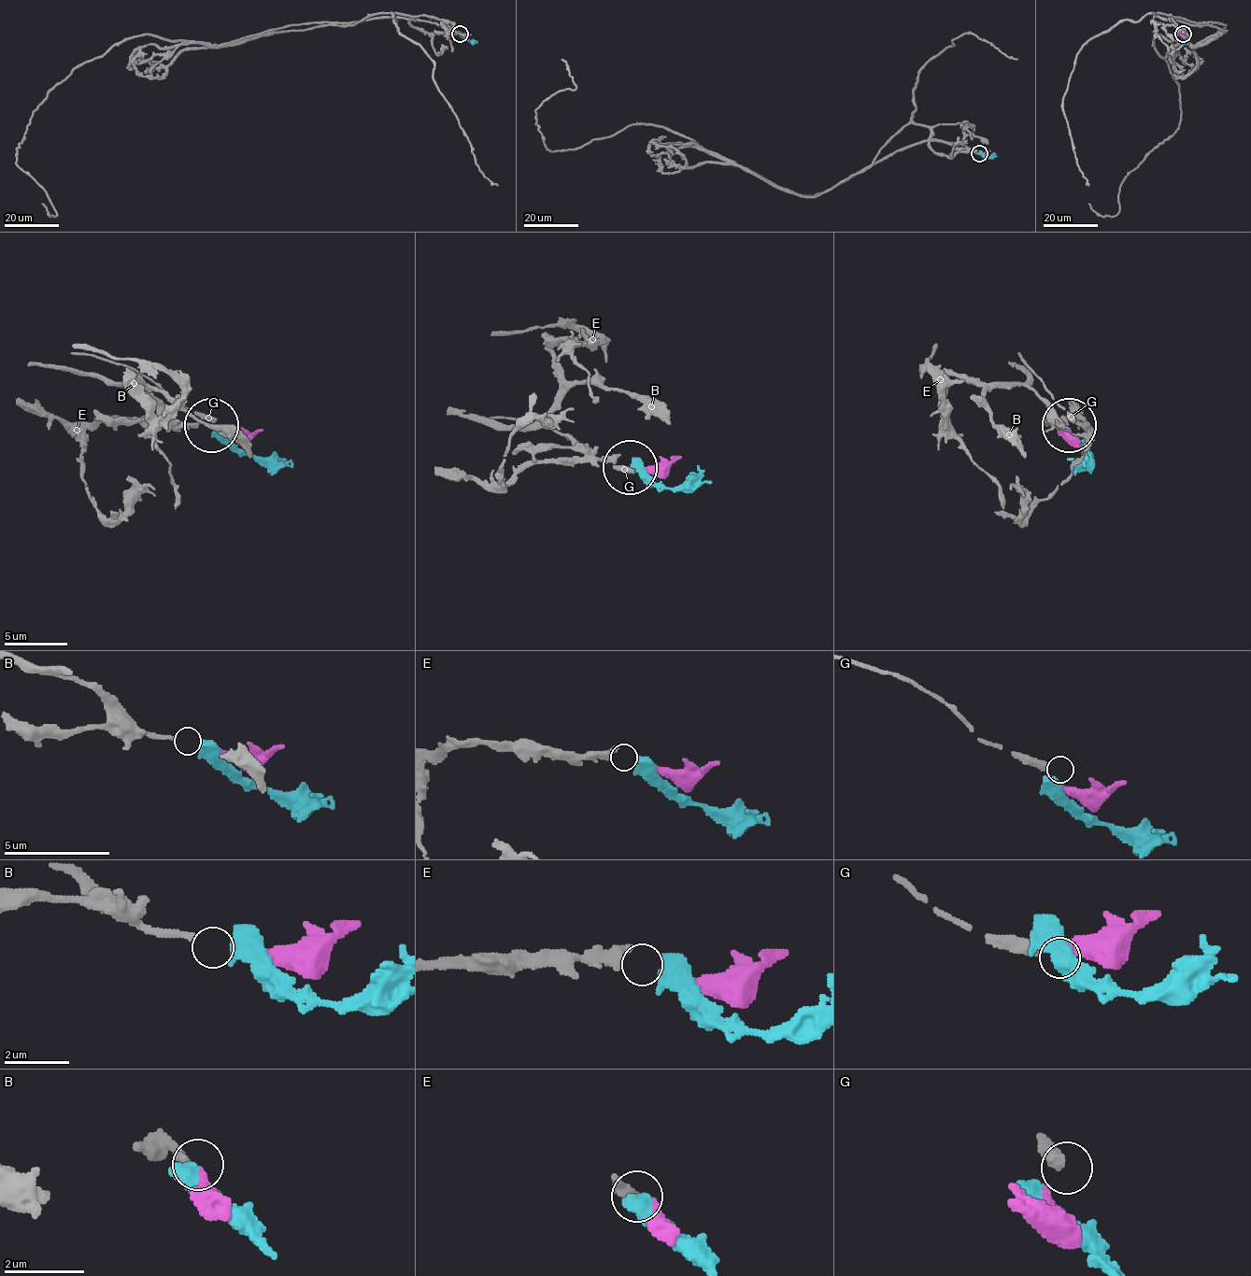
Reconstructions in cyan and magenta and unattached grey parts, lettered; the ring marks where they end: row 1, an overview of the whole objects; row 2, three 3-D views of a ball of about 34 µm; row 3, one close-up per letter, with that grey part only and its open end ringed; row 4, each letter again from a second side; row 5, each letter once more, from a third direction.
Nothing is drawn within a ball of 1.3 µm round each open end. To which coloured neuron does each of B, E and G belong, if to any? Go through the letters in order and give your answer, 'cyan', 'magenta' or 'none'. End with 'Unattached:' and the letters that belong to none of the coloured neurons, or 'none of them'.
B: magenta
E: cyan
G: none
Unattached: G

